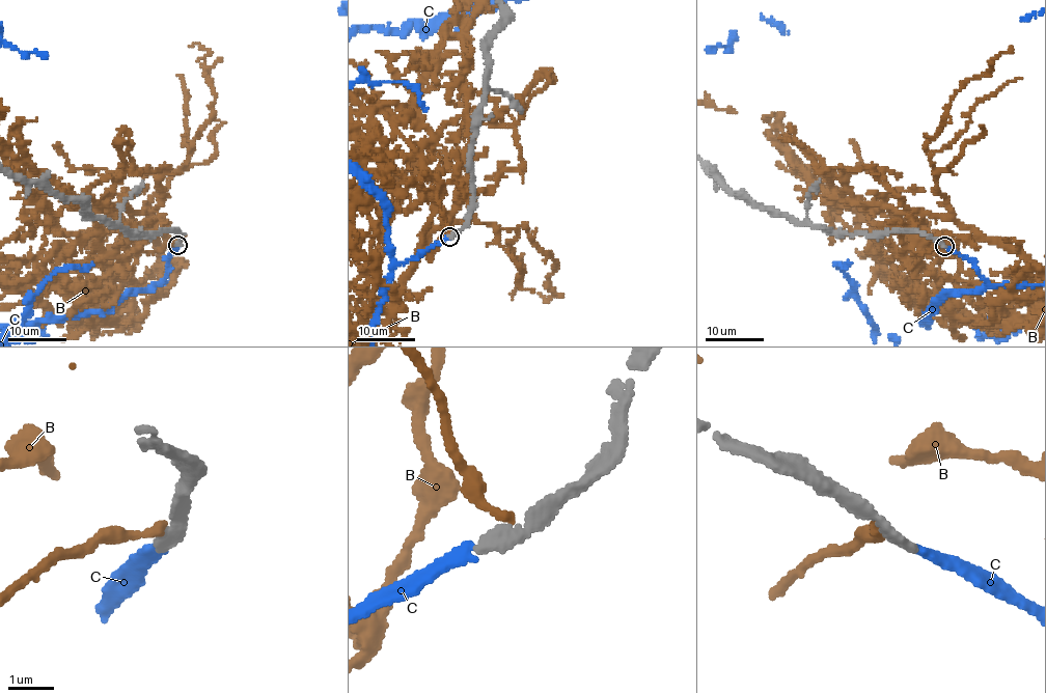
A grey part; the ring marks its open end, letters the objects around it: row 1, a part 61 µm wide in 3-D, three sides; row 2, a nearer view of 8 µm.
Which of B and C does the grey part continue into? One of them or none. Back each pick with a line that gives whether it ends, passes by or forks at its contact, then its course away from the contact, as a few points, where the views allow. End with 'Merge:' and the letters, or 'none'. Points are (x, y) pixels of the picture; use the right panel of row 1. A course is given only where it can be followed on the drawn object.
C: it ends
Merge: C

